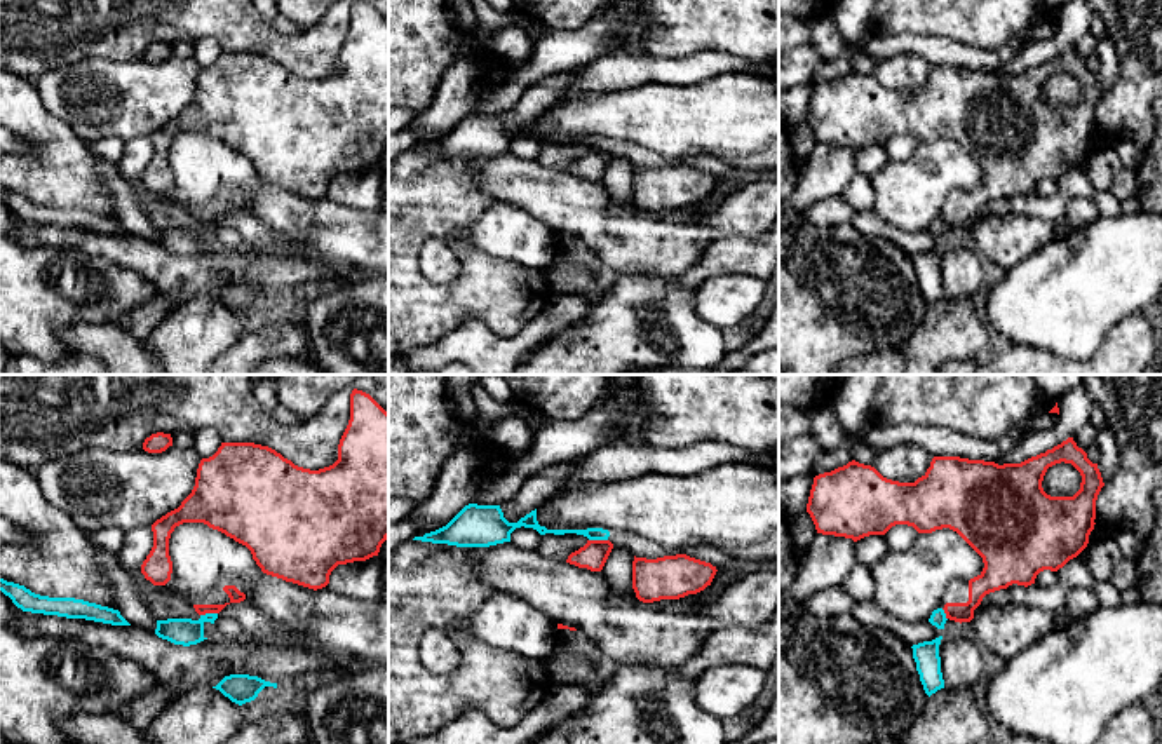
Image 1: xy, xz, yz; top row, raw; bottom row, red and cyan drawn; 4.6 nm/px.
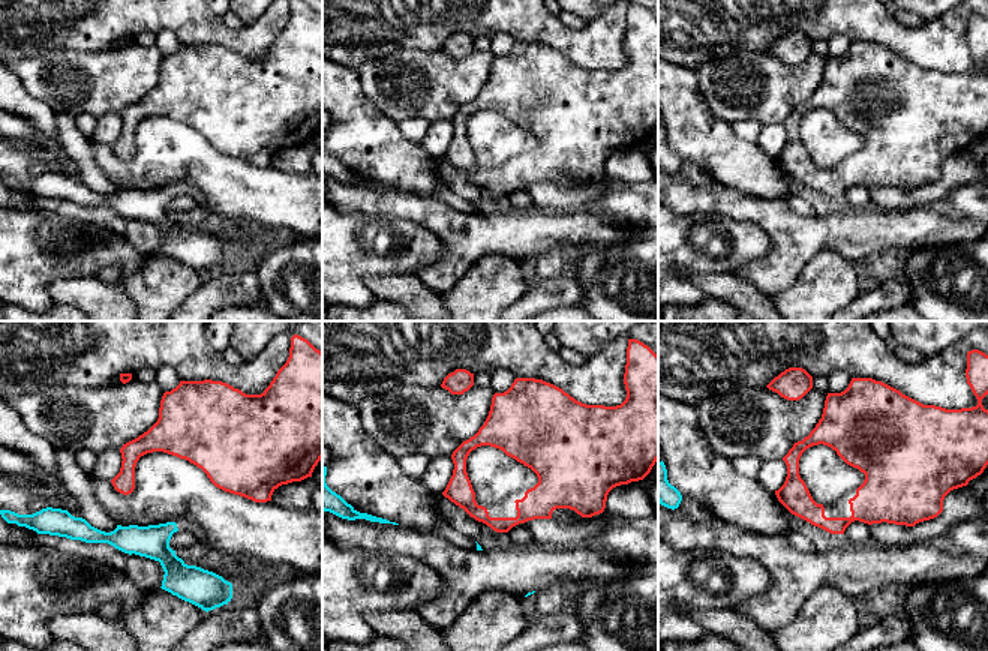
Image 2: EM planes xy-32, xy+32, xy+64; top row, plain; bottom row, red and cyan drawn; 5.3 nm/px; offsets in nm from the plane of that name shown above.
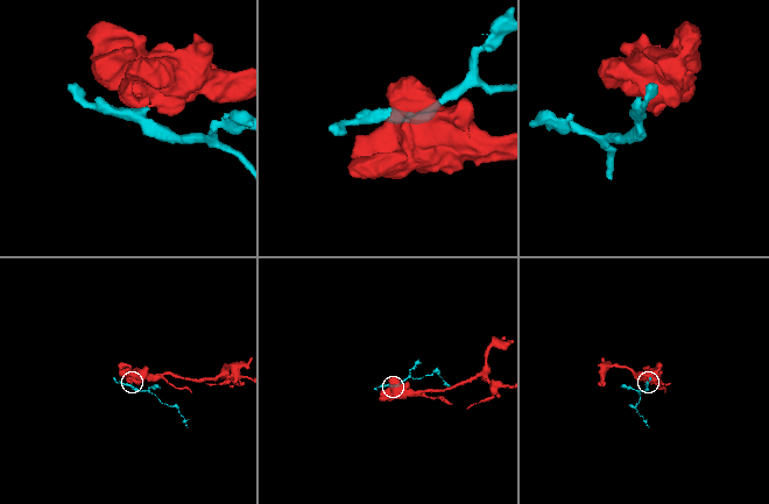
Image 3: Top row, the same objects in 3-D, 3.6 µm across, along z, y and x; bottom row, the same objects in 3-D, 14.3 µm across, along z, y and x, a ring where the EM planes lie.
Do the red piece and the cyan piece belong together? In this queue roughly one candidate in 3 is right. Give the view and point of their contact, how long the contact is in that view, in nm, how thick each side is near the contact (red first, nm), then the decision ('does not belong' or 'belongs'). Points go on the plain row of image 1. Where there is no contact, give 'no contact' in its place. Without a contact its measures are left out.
meets red in xz at (598, 150); contact 90 nm long; 130 nm thick on the red side, 60 nm on the other; does not belong

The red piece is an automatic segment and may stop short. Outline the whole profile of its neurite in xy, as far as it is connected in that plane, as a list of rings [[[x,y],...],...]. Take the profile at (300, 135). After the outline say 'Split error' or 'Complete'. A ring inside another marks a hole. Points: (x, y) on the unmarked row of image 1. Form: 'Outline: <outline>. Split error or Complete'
Outline: [[[352,0],[350,30],[338,54],[338,70],[319,80],[298,77],[268,56],[221,52],[213,66],[200,70],[192,103],[178,118],[152,134],[153,157],[141,174],[141,183],[153,195],[166,195],[171,190],[169,148],[183,132],[204,132],[246,155],[267,185],[314,200],[326,197],[338,174],[378,166],[388,148],[388,23],[369,3]]]. Complete

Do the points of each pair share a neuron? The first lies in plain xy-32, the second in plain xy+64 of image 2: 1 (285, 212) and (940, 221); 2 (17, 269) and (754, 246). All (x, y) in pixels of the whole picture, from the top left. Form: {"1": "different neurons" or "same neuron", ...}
{"1": "different neurons", "2": "same neuron"}

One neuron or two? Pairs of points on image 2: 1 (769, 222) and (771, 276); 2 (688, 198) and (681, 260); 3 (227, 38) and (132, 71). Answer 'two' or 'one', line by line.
1: one
2: two
3: two

